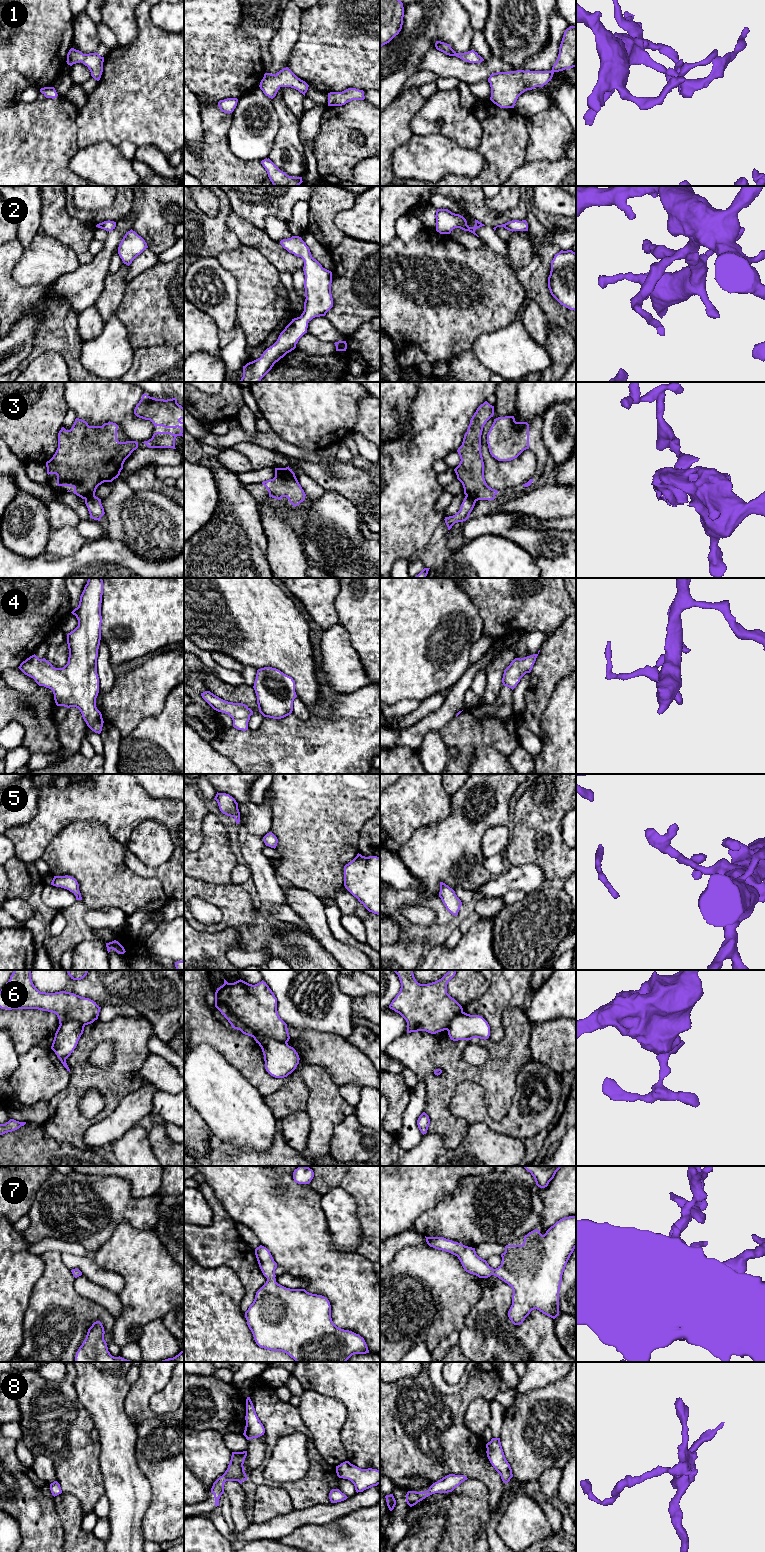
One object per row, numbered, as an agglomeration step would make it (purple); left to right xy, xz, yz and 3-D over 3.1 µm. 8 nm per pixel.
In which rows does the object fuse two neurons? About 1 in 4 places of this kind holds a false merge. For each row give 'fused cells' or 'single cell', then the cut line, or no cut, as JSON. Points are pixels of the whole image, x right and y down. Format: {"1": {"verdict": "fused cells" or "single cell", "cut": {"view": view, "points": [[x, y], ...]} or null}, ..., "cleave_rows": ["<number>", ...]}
{"1": {"verdict": "single cell", "cut": null}, "2": {"verdict": "single cell", "cut": null}, "3": {"verdict": "fused cells", "cut": {"view": "xy", "points": [[94, 494], [85, 499]]}}, "4": {"verdict": "single cell", "cut": null}, "5": {"verdict": "single cell", "cut": null}, "6": {"verdict": "fused cells", "cut": {"view": "xz", "points": [[258, 1042], [262, 1038], [273, 1038], [286, 1043]]}}, "7": {"verdict": "single cell", "cut": null}, "8": {"verdict": "single cell", "cut": null}, "cleave_rows": ["3", "6"]}

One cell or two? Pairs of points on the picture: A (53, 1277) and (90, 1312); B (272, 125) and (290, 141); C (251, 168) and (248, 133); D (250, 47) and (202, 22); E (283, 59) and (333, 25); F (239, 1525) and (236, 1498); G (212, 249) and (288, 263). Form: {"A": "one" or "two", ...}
{"A": "one", "B": "two", "C": "two", "D": "one", "E": "two", "F": "one", "G": "two"}

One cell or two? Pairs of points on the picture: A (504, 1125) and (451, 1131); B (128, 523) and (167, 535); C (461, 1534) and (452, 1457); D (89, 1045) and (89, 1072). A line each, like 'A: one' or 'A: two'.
A: two
B: one
C: two
D: one

